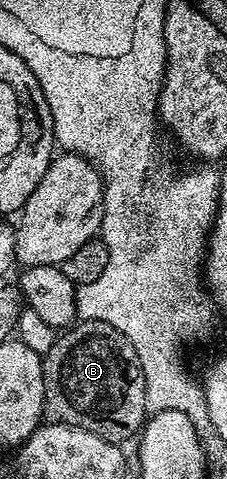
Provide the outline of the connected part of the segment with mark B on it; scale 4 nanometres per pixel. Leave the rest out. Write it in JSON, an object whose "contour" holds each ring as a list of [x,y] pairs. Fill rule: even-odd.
{"contour":[[[89,320],[71,325],[63,334],[50,351],[45,351],[42,360],[49,401],[70,405],[83,418],[79,419],[86,429],[95,430],[111,442],[122,444],[125,438],[133,439],[148,417],[148,407],[144,372],[132,340],[112,324]]]}

